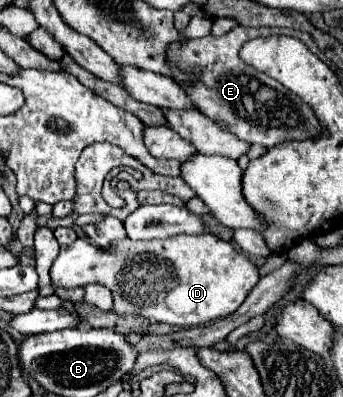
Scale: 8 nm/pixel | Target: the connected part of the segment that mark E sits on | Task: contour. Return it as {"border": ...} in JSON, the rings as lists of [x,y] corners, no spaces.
{"border":[[[237,26],[219,38],[205,36],[197,40],[187,40],[183,46],[173,44],[169,50],[171,64],[183,70],[191,66],[201,68],[199,82],[183,84],[183,88],[189,92],[199,112],[203,112],[213,122],[217,122],[231,134],[239,136],[241,140],[249,144],[261,144],[261,146],[275,146],[287,140],[305,140],[305,138],[315,140],[323,134],[323,126],[319,124],[313,110],[309,112],[309,106],[291,90],[287,90],[283,84],[253,70],[243,60],[239,60],[239,48],[247,40],[259,38],[259,36],[271,36],[271,34],[293,36],[293,30]]]}

